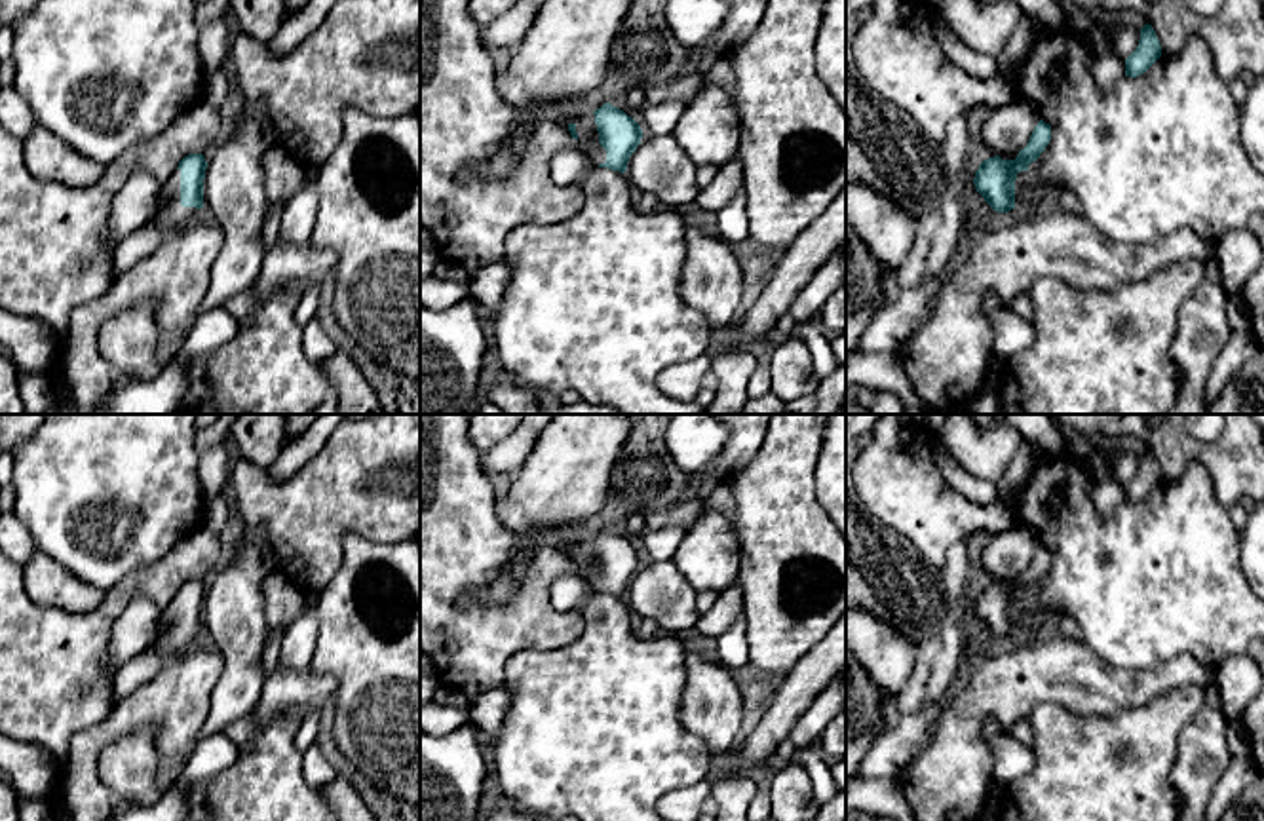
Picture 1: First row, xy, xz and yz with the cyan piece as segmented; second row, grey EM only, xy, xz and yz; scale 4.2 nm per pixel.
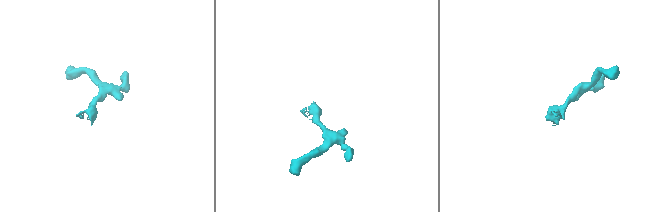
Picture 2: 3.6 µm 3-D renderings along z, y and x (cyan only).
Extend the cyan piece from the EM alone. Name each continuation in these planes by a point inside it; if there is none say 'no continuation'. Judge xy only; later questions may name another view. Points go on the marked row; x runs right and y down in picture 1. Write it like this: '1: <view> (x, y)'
1: xy (170, 217)

